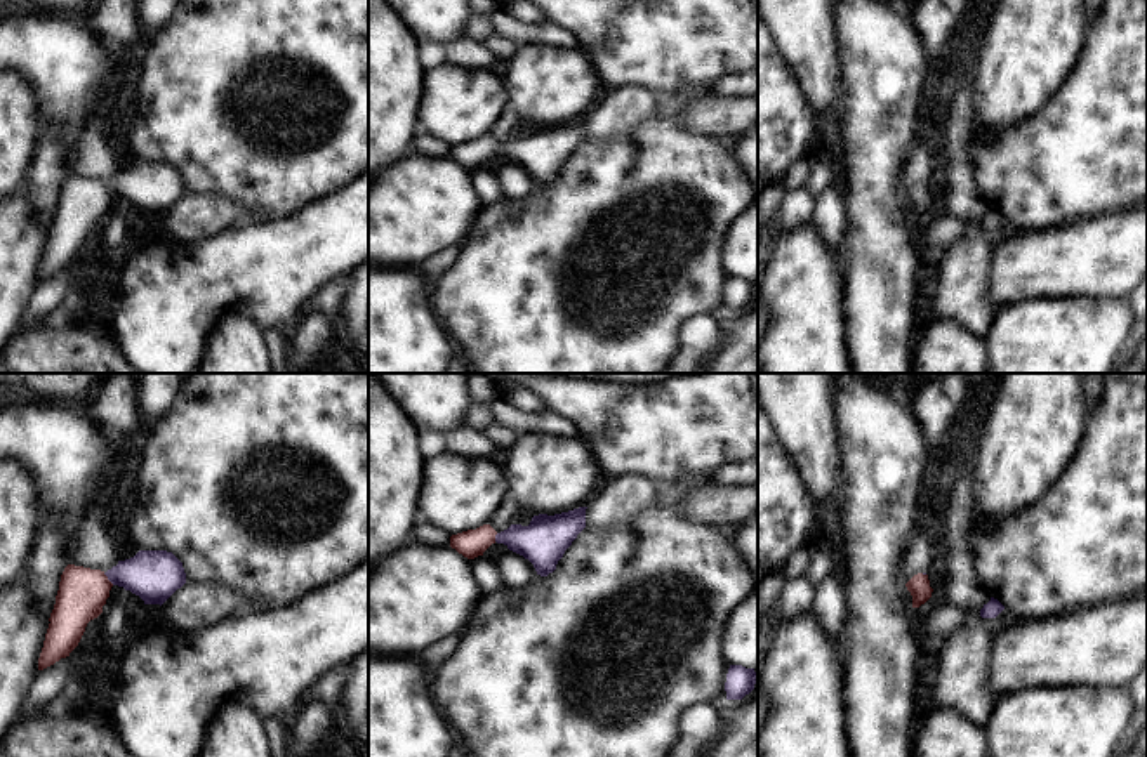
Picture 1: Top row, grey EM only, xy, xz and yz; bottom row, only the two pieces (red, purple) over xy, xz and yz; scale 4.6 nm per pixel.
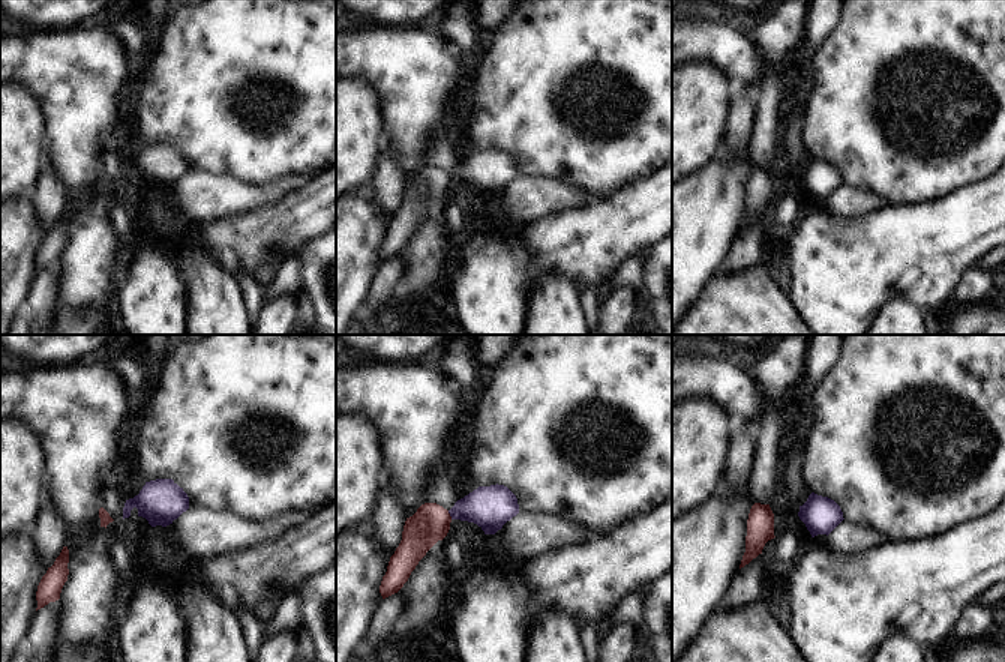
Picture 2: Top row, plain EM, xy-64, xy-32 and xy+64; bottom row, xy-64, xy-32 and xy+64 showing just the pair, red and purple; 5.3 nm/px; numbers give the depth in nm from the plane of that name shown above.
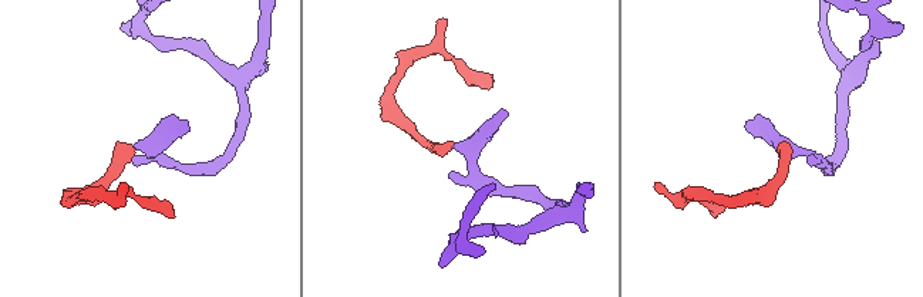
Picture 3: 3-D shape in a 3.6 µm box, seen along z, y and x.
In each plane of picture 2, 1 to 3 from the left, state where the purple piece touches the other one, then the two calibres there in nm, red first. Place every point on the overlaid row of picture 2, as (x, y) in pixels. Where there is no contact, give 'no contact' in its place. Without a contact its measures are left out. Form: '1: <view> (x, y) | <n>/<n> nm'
1: no contact
2: xy-32 (449, 515) | 200/220 nm
3: no contact

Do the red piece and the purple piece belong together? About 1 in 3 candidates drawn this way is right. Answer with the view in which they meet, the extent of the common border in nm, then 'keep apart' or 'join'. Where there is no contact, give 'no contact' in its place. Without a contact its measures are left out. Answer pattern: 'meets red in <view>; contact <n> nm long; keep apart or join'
meets red in xy; contact 80 nm long; join

